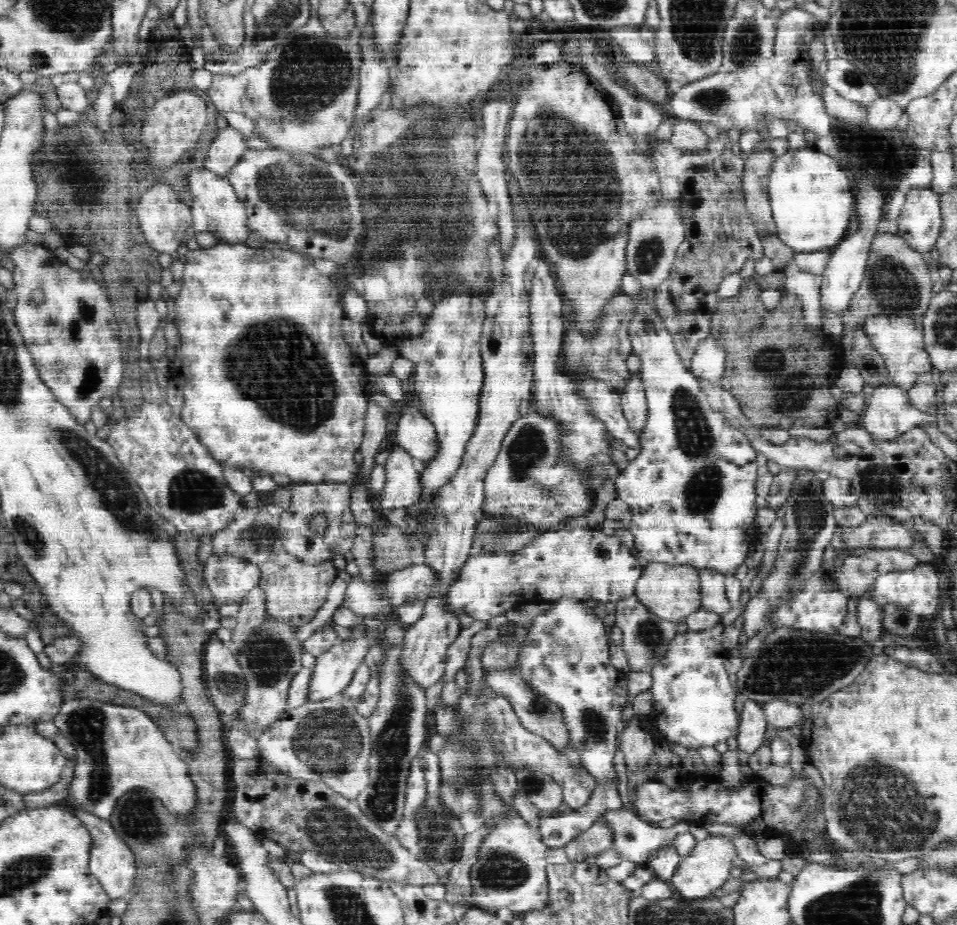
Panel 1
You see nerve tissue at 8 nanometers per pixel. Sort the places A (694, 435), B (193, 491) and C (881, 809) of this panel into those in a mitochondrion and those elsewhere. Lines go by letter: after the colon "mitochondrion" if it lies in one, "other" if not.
A: mitochondrion
B: mitochondrion
C: mitochondrion

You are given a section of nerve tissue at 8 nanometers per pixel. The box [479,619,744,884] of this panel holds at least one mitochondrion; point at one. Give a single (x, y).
(594, 723)

